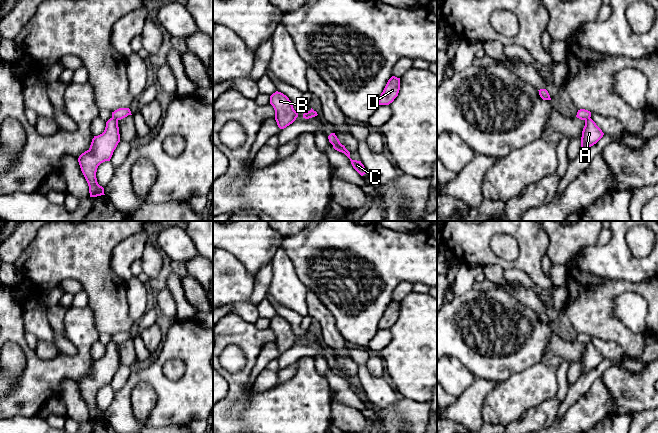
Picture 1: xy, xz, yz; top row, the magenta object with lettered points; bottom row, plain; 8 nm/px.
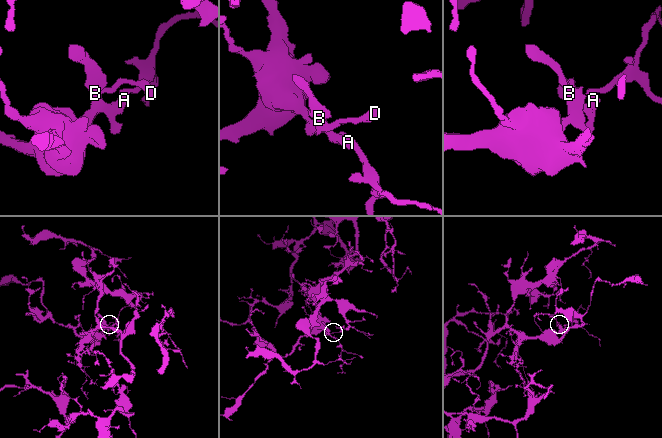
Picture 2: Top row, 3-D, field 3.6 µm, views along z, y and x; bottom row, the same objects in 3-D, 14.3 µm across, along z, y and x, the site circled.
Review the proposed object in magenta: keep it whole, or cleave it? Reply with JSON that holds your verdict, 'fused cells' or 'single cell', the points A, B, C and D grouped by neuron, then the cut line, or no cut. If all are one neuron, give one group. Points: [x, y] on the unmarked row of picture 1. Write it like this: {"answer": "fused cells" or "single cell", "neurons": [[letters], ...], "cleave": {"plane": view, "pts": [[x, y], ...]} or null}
{"answer": "fused cells", "neurons": [["A", "B", "D"], ["C"]], "cleave": {"plane": "xy", "pts": [[112, 341], [117, 344]]}}

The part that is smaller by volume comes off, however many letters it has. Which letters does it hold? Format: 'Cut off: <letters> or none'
Cut off: C

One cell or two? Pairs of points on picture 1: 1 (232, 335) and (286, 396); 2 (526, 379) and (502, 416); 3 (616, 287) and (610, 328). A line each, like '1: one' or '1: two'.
1: one
2: one
3: one

